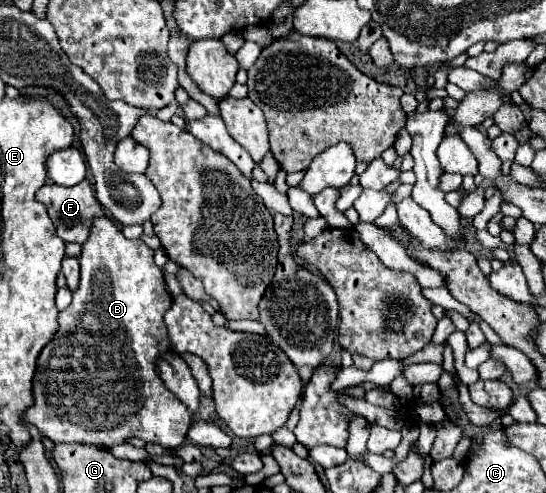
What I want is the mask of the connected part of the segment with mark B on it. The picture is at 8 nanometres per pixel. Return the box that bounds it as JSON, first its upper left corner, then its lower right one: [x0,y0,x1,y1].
[26,215,192,449]

